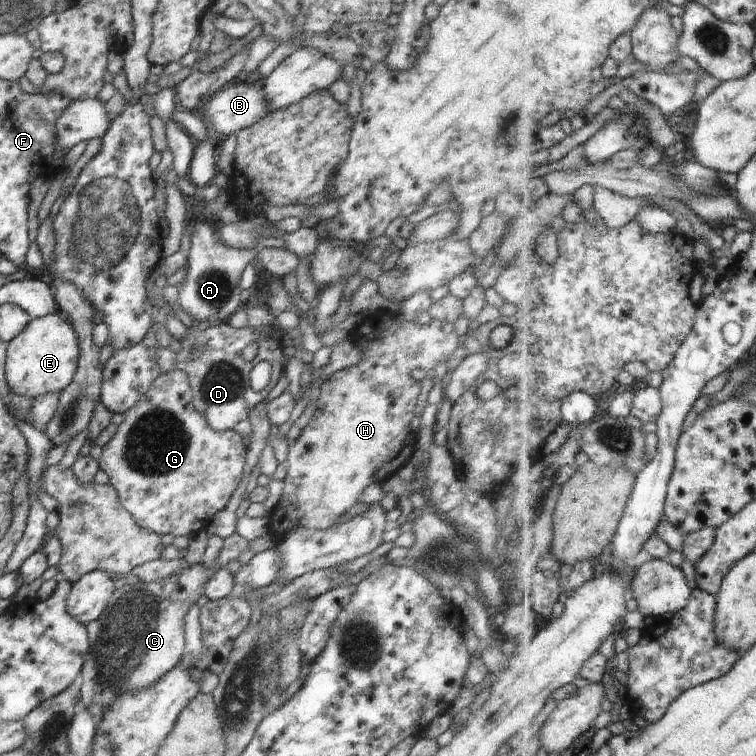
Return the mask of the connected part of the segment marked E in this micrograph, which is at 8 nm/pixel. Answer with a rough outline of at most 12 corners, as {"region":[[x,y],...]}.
{"region":[[60,312],[6,346],[6,382],[30,400],[60,394],[79,354]]}

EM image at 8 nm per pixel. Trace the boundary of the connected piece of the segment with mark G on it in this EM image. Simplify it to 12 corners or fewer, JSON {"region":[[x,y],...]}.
{"region":[[183,367],[125,412],[99,468],[142,528],[207,531],[247,438]]}

